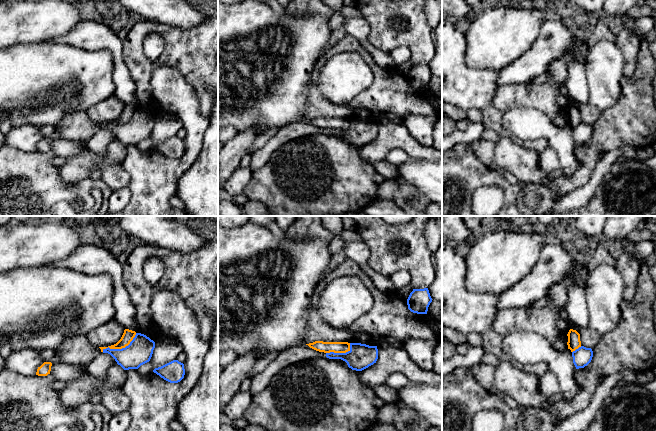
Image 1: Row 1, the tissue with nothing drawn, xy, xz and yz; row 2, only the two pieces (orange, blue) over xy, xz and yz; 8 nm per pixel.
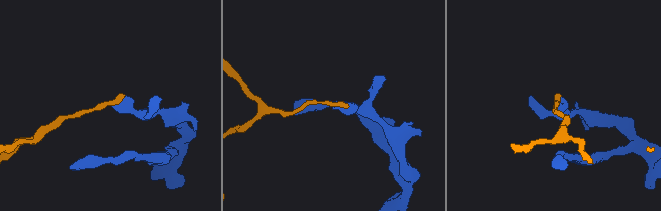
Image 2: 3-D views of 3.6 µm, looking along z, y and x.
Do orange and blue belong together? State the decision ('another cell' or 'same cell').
another cell

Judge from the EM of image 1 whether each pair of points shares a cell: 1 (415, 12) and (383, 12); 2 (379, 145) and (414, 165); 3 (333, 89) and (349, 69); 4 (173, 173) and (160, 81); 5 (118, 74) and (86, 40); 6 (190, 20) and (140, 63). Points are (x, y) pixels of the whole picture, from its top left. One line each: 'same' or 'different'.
1: same
2: different
3: same
4: same
5: same
6: different

